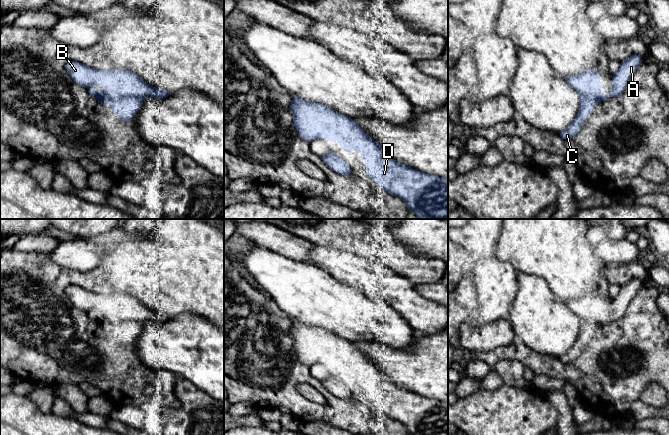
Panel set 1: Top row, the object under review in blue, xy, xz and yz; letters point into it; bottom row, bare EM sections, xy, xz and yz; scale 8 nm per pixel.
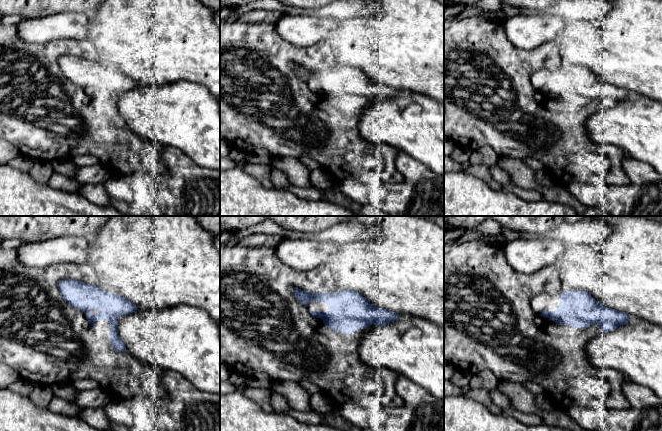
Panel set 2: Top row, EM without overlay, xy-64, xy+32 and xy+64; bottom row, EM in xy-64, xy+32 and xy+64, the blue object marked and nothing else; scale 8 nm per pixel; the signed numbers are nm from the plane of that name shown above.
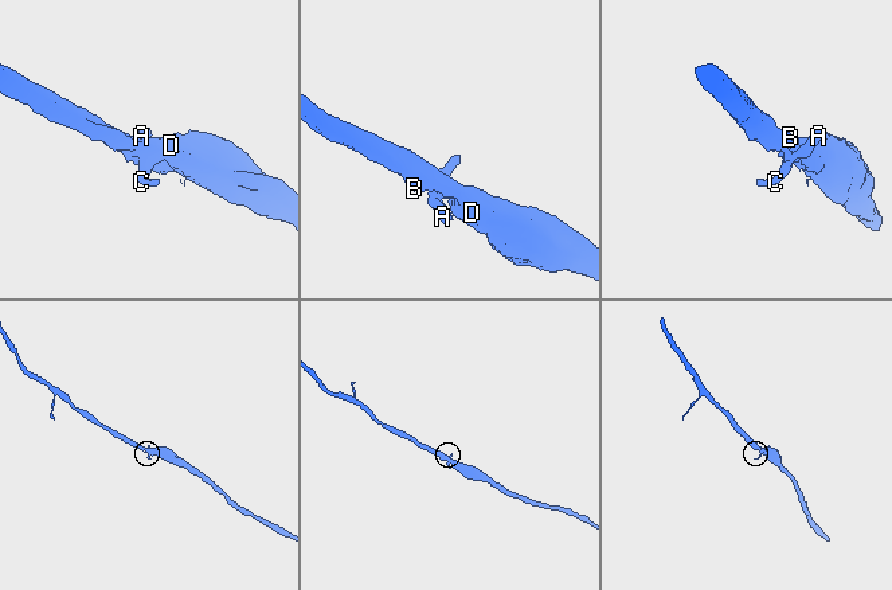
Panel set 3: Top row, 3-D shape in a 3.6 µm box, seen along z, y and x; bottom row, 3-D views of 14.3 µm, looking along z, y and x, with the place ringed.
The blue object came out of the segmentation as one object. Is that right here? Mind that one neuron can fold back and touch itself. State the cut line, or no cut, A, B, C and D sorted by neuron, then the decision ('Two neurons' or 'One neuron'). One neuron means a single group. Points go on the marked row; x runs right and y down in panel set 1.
No split. Groups: A B C D. One neuron

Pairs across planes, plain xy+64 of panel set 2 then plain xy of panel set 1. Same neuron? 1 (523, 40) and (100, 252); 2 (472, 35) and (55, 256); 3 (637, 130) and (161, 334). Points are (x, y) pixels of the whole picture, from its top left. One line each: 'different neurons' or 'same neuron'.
1: same neuron
2: different neurons
3: same neuron

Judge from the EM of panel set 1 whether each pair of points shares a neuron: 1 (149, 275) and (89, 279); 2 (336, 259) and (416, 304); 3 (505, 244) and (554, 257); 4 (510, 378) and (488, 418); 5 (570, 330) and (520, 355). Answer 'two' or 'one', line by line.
1: two
2: one
3: one
4: two
5: two

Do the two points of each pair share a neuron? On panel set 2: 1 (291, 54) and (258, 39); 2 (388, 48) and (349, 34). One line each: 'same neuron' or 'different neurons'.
1: same neuron
2: same neuron

